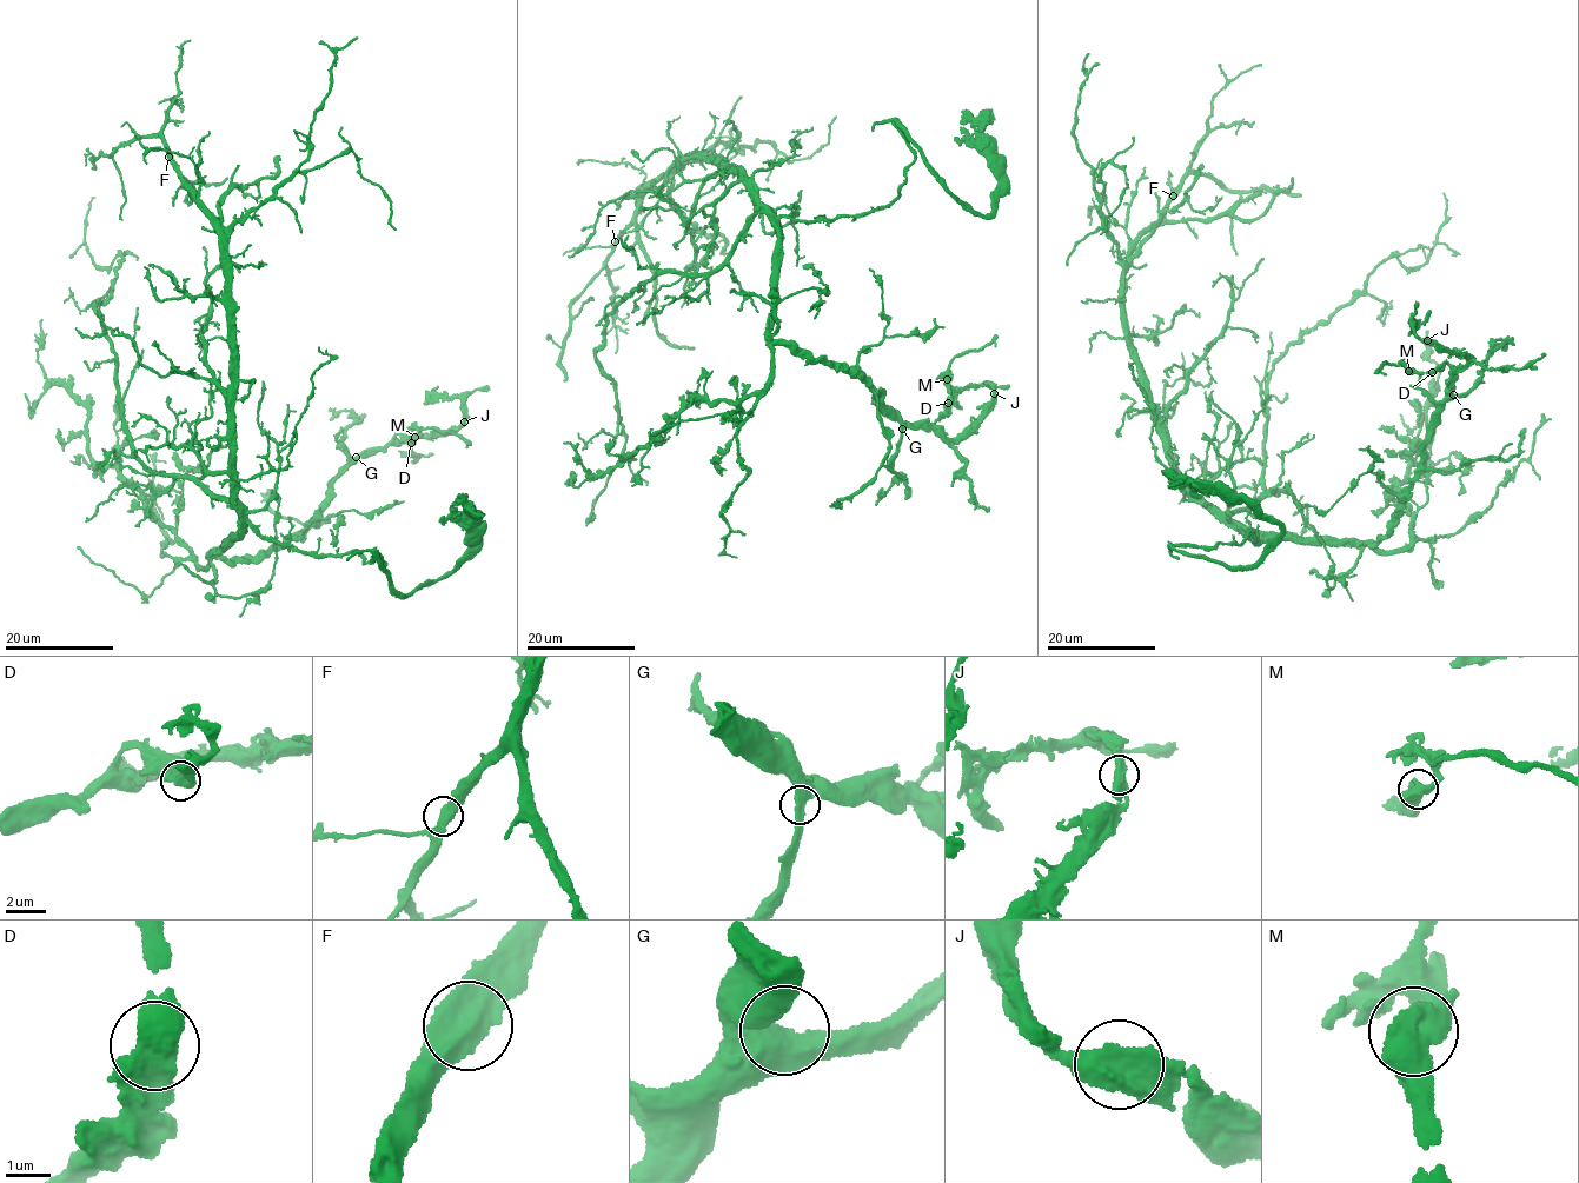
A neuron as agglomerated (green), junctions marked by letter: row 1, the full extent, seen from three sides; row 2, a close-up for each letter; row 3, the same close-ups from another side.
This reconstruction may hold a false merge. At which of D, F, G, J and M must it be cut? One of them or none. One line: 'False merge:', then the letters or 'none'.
False merge: none

